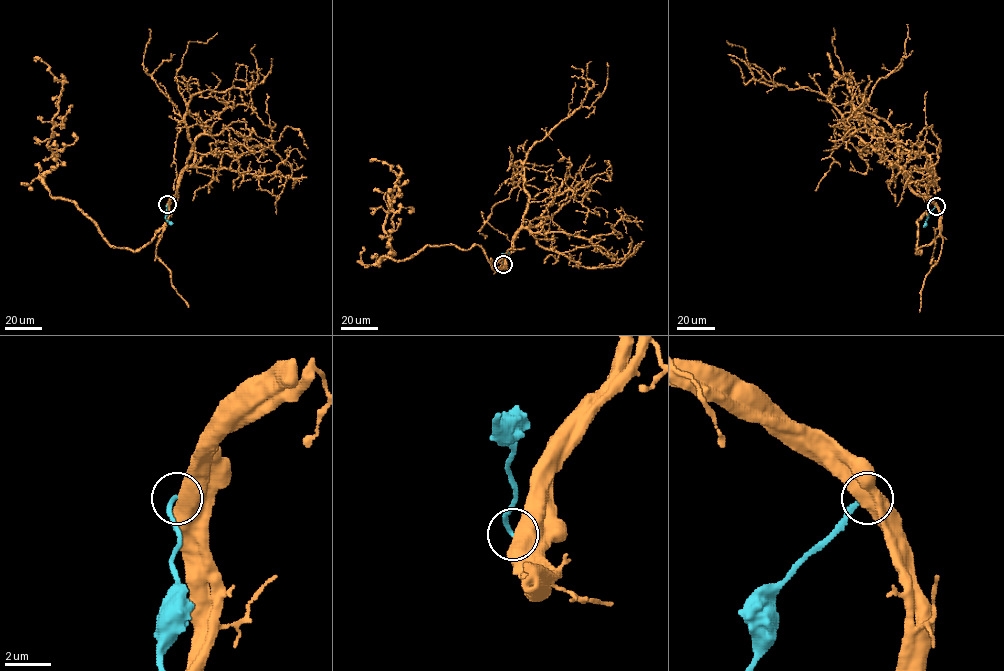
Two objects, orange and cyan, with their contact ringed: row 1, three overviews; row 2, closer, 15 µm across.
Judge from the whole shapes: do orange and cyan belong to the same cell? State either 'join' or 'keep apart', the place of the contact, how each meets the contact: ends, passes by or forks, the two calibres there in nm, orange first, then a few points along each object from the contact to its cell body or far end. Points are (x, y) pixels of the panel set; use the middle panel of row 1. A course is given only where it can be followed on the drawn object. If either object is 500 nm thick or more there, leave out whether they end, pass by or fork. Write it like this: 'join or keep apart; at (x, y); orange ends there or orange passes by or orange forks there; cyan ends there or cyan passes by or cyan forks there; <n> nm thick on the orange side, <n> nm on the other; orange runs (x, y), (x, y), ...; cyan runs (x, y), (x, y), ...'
keep apart; at (503, 264); 850 nm thick on the orange side, 180 nm on the other; orange runs (502, 264), (493, 267), (475, 244), (426, 245), (376, 263), (394, 254), (384, 222), (398, 177), (369, 160); cyan runs (502, 264), (502, 254), (509, 252)

